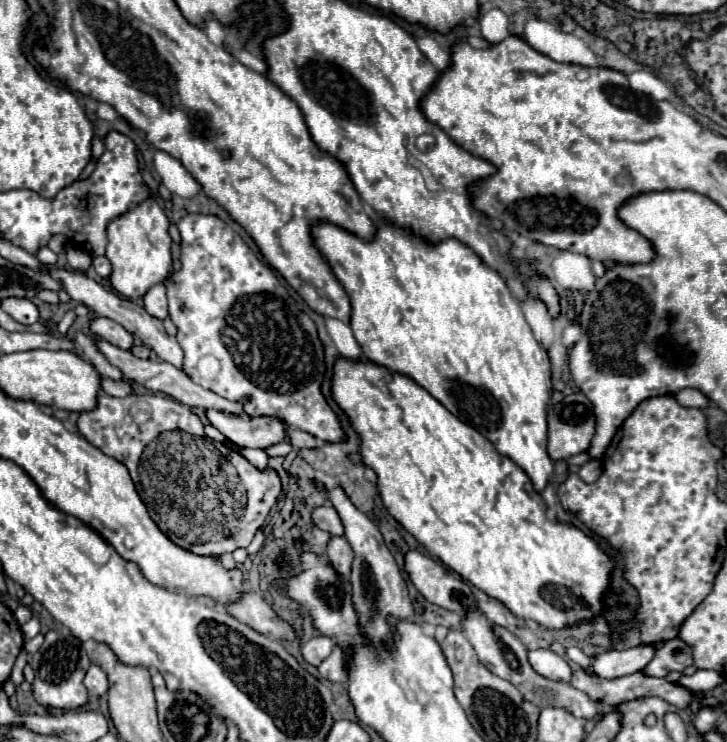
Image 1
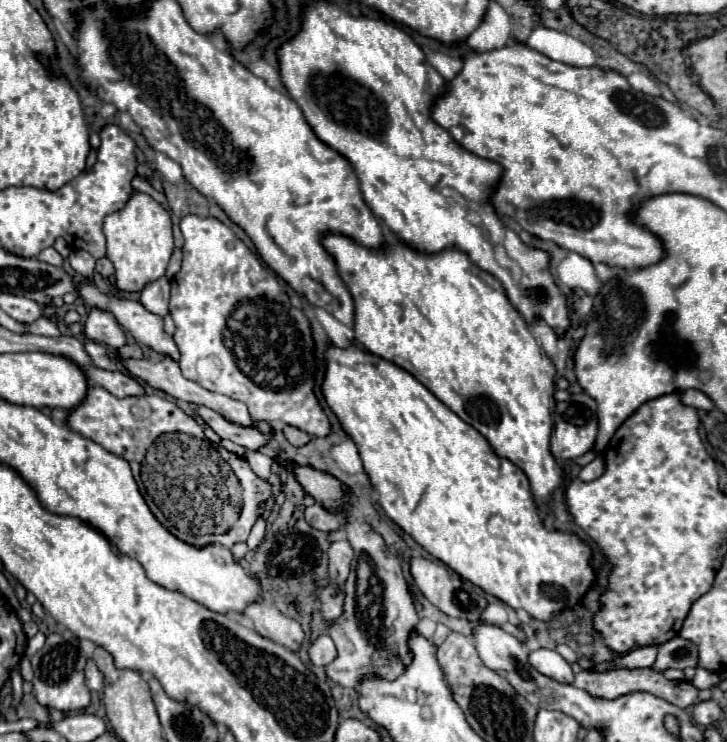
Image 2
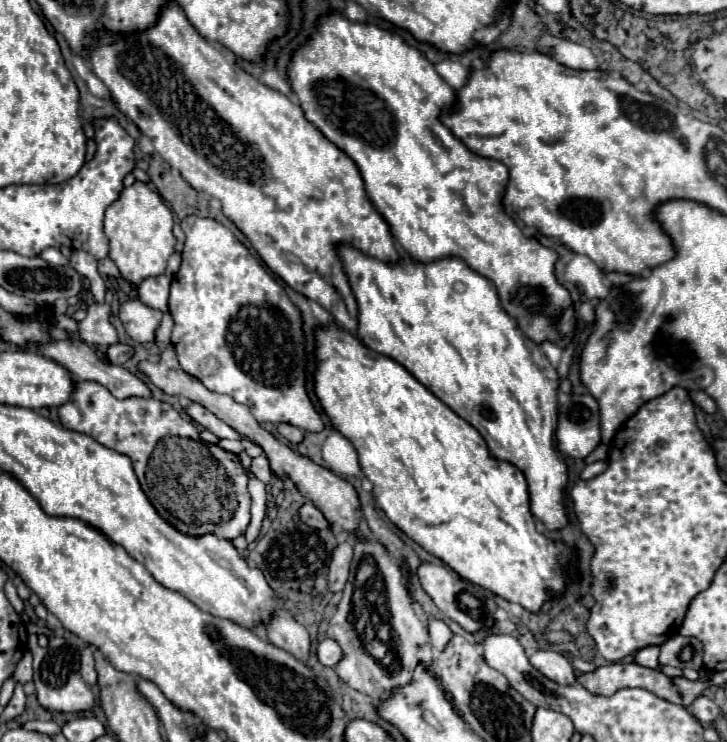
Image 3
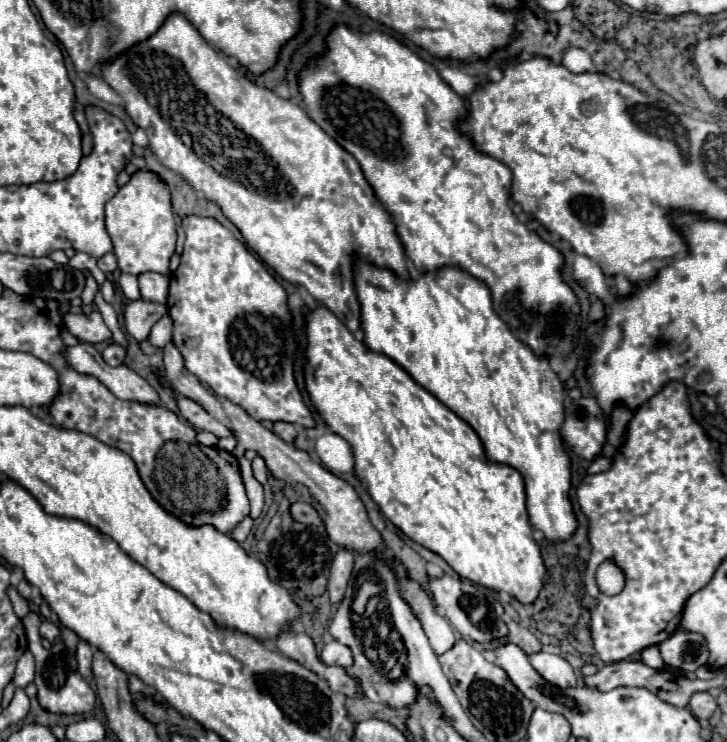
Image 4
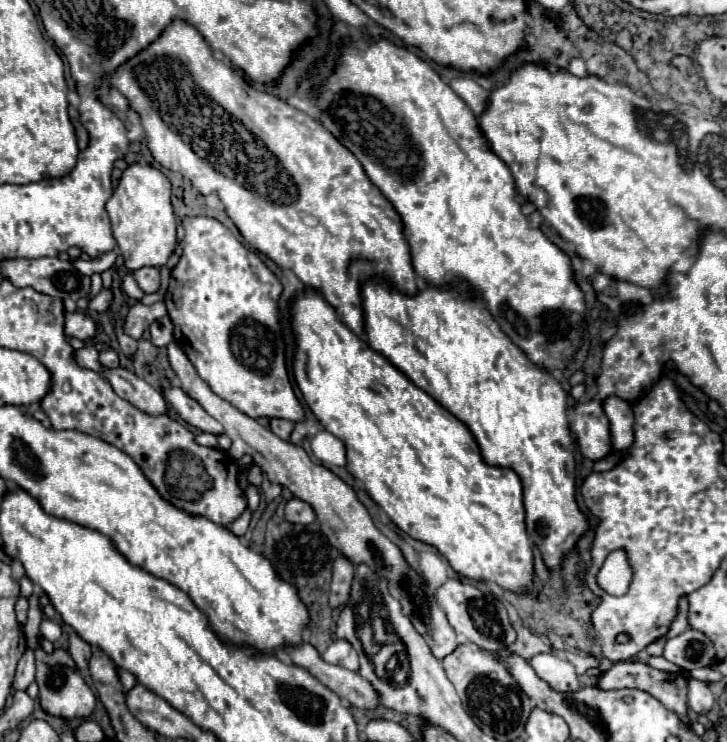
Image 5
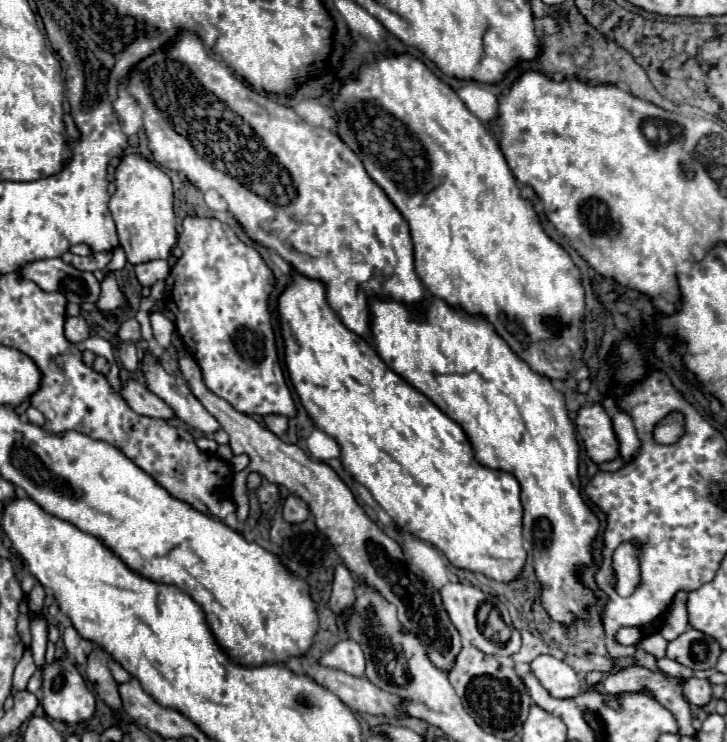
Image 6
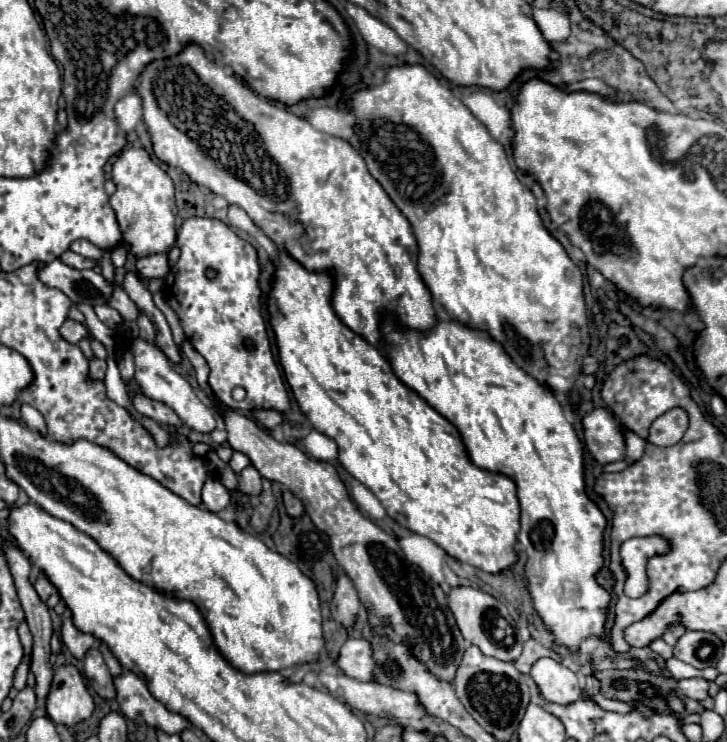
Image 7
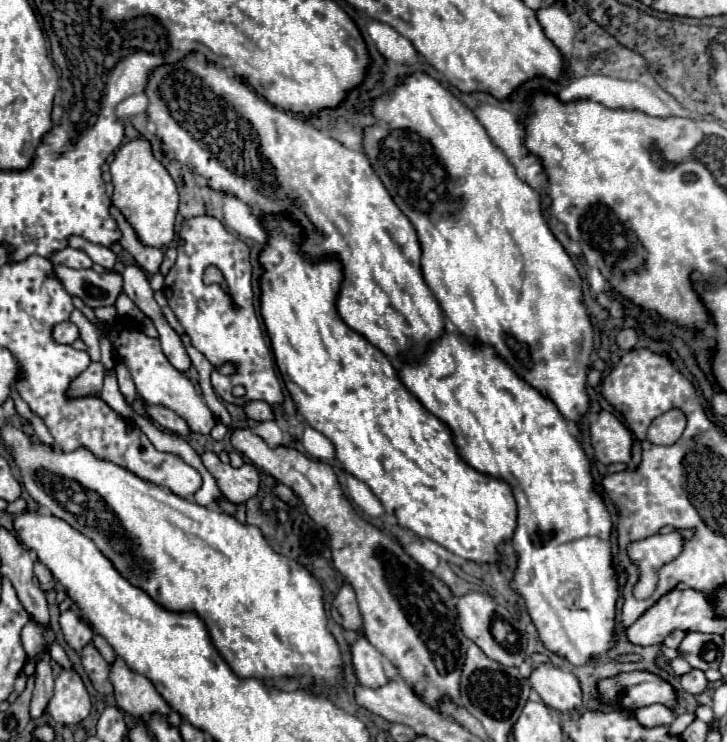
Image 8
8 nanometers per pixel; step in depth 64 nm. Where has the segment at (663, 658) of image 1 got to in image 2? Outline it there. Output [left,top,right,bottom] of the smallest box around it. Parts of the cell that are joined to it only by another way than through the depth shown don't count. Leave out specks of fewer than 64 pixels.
[652,636,698,672]

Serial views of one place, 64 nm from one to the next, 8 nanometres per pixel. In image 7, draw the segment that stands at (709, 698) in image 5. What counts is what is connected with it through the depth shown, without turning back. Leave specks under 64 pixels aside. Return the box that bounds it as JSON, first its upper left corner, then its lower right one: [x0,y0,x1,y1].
[678,678,708,702]

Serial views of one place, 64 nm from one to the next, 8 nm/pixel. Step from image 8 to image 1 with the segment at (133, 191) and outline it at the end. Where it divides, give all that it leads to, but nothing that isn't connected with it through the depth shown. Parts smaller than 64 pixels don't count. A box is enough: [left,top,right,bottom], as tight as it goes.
[106,198,172,300]

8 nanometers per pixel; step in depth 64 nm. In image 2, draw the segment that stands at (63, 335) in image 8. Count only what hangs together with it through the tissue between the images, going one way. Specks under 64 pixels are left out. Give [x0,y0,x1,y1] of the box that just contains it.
[84,308,126,348]

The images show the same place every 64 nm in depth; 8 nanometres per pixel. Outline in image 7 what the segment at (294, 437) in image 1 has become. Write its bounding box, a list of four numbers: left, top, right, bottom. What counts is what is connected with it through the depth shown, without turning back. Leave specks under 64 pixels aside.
[254,410,284,430]

